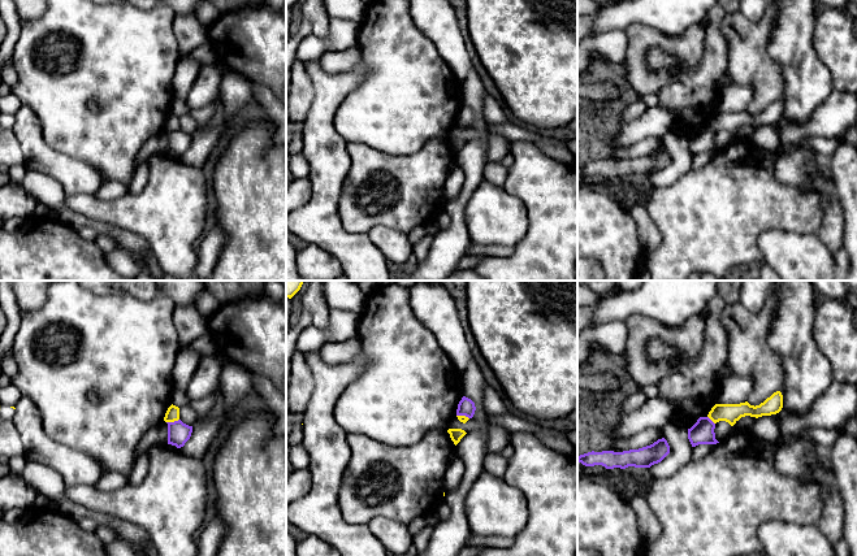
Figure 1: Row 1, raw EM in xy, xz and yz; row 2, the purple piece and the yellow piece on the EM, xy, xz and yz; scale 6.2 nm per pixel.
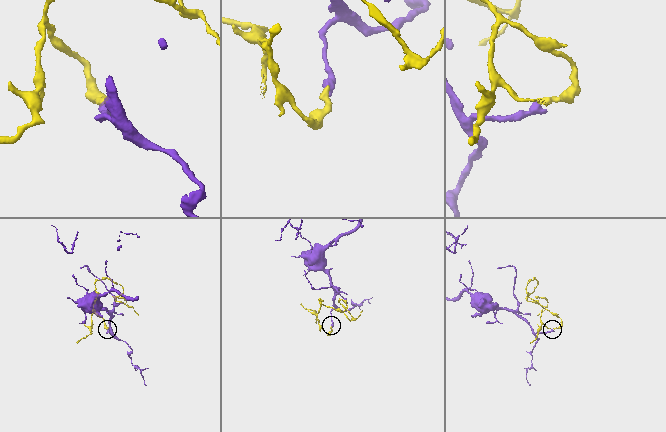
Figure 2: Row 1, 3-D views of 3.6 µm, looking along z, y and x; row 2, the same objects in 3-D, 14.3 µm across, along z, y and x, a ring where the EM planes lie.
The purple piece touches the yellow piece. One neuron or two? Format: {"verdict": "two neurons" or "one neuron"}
{"verdict": "two neurons"}

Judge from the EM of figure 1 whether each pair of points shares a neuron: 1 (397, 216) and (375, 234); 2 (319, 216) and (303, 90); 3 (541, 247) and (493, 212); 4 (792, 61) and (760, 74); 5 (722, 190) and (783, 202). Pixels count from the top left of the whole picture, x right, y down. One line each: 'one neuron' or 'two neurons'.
1: two neurons
2: two neurons
3: two neurons
4: two neurons
5: one neuron

